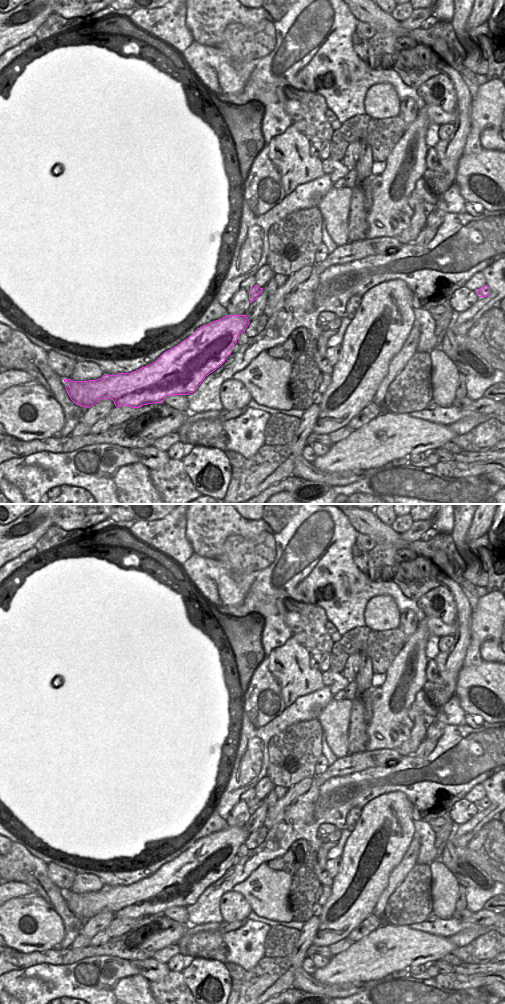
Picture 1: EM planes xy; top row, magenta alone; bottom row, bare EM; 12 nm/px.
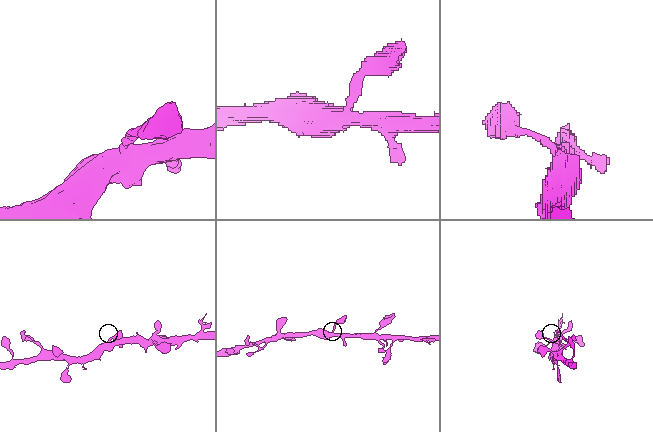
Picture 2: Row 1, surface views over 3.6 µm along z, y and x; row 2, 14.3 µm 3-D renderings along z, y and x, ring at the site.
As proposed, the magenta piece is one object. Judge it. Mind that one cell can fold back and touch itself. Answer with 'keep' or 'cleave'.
keep

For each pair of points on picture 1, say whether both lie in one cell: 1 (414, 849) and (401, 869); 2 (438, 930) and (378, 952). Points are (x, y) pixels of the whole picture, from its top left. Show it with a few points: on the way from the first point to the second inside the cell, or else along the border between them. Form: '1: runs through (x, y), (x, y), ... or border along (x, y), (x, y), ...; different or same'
1: runs through (411, 854), (406, 864); same
2: border along (408, 926), (447, 938); different

